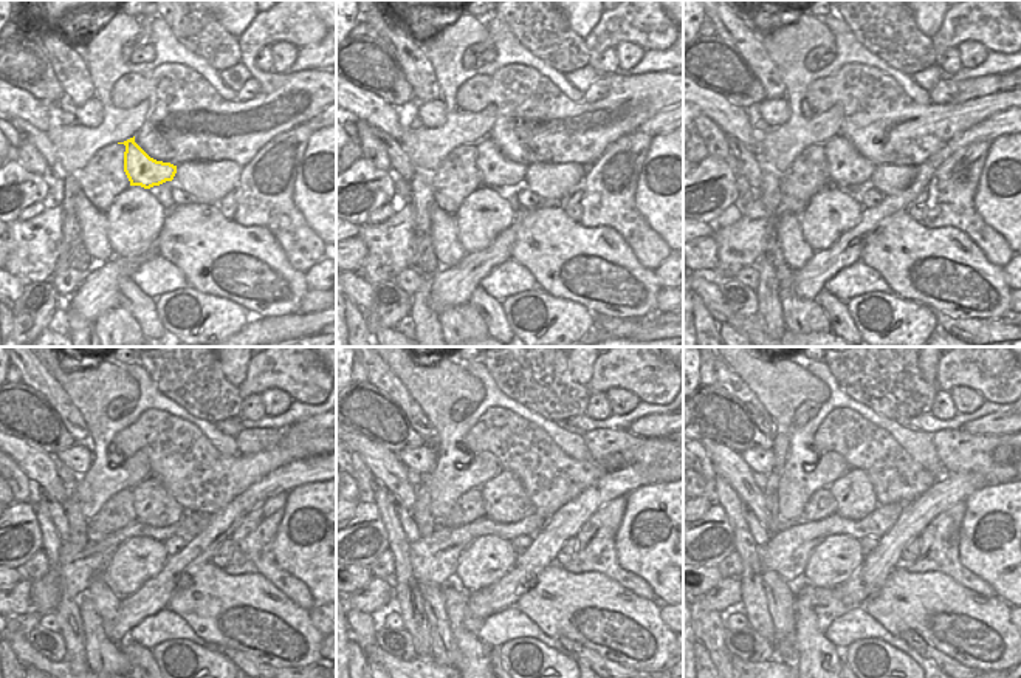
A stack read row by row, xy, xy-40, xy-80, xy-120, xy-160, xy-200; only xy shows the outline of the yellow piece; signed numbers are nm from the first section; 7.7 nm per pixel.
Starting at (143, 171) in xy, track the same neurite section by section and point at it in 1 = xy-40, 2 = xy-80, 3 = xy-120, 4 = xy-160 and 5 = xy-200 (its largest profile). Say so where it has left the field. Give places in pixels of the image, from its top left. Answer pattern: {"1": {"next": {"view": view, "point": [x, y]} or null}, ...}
{"1": {"next": {"view": "xy-40", "point": [498, 171]}}, "2": {"next": {"view": "xy-80", "point": [846, 166]}}, "3": {"next": {"view": "xy-120", "point": [154, 505]}}, "4": {"next": {"view": "xy-160", "point": [505, 500]}}, "5": {"next": {"view": "xy-200", "point": [854, 493]}}}

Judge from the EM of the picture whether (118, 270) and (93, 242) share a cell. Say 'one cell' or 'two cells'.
two cells

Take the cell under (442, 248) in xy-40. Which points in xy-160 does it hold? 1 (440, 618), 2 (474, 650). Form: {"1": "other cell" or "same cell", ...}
{"1": "other cell", "2": "same cell"}

